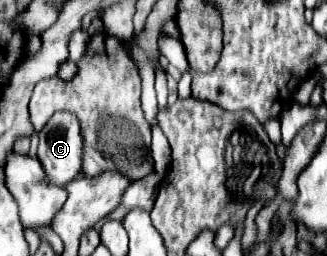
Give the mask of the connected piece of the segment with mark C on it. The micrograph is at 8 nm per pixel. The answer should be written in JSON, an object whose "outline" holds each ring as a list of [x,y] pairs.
{"outline":[[[55,112],[39,132],[39,160],[49,176],[49,182],[65,186],[71,182],[83,164],[83,134],[81,124],[71,112]]]}

